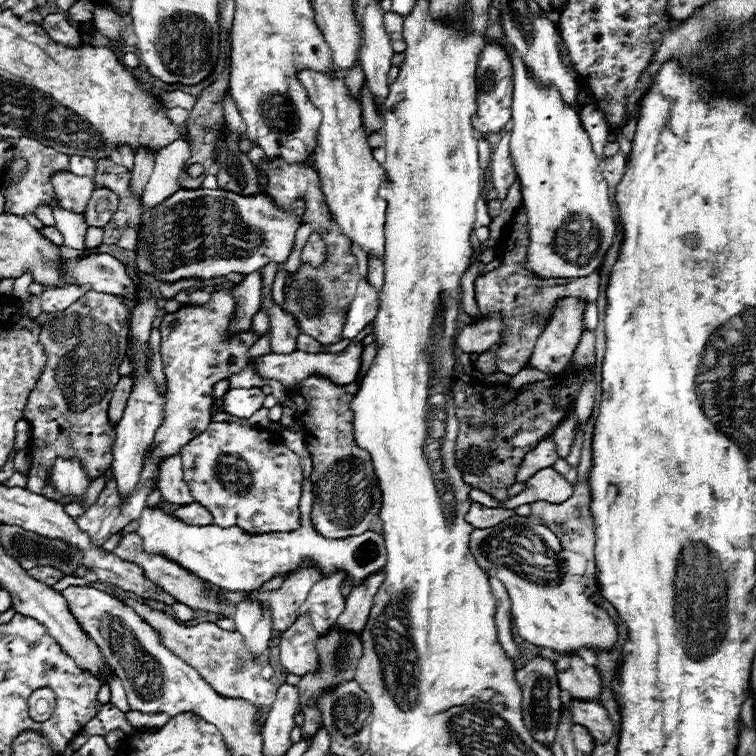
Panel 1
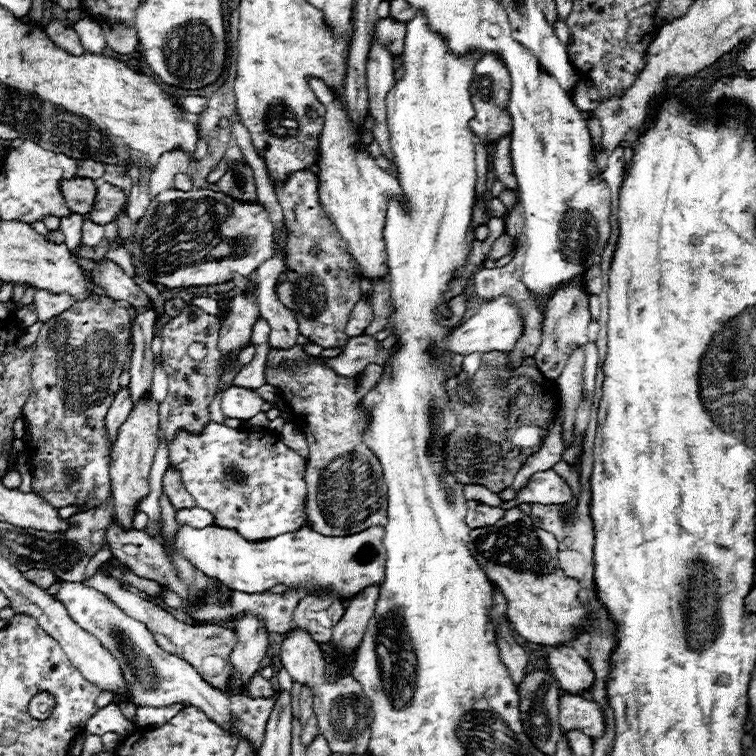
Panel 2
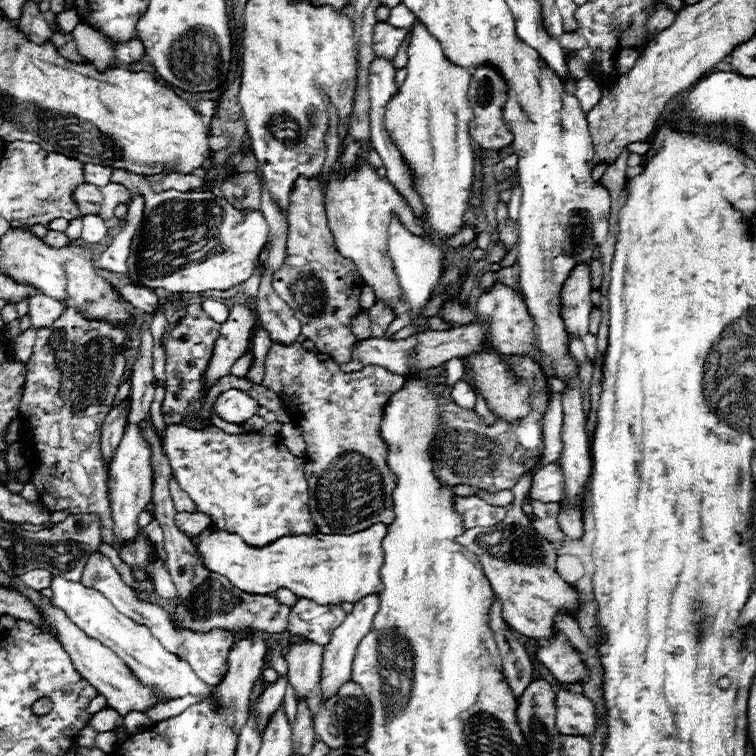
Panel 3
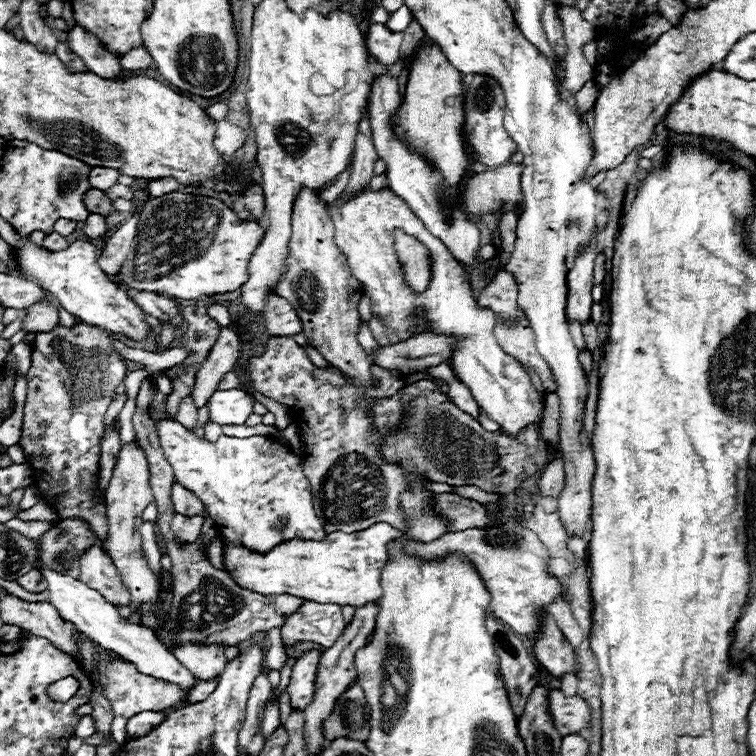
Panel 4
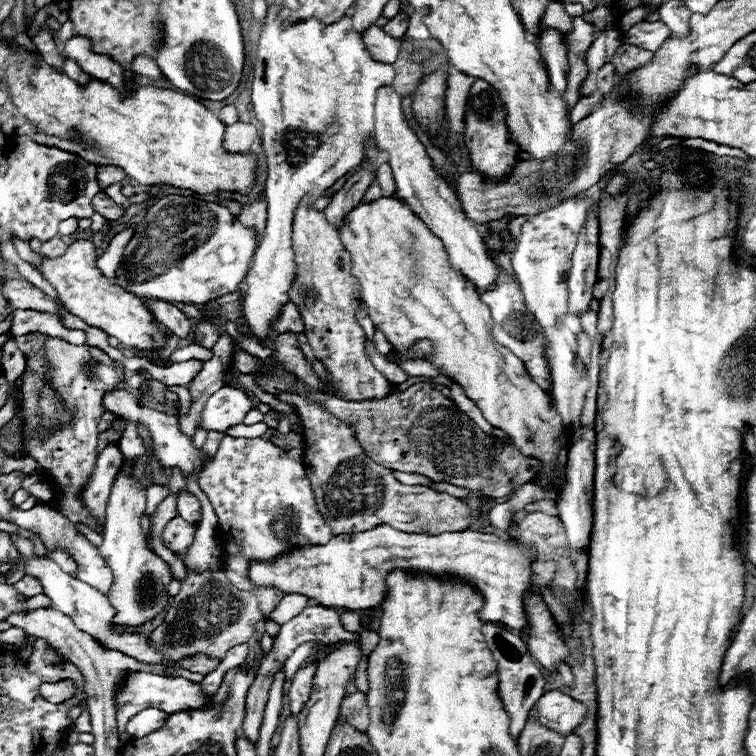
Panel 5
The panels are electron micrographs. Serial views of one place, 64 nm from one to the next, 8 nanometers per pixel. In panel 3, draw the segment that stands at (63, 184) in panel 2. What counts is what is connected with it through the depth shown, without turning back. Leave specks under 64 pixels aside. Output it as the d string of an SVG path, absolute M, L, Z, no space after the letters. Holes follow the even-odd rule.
M80 184L80 186L74 190L72 200L74 200L76 206L80 208L80 212L82 212L84 216L88 216L88 214L98 214L100 202L102 202L102 194L100 194L100 188L94 186L94 184Z

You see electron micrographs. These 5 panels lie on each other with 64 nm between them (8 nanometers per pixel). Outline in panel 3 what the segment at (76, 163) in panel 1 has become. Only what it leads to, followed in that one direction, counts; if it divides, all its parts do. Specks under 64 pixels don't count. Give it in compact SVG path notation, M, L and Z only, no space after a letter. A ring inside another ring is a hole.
M84 164L84 180L102 188L110 182L110 168L100 164Z

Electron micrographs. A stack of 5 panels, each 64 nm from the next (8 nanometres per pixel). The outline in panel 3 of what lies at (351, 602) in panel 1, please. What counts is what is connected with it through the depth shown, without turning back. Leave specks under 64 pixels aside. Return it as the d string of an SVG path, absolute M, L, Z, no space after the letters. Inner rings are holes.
M368 594L362 600L358 600L352 608L352 612L344 618L344 622L334 630L330 642L324 646L324 656L322 656L322 678L320 678L320 686L322 686L322 696L328 698L332 694L336 694L336 690L348 682L352 678L352 660L356 656L356 648L360 644L360 640L370 632L372 626L372 618L378 612L378 604L380 604L380 596L378 594Z

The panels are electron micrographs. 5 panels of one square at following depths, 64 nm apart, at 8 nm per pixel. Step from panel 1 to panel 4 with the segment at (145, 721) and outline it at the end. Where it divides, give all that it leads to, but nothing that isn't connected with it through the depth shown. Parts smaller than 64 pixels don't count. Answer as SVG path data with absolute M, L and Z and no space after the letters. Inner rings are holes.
M208 680L208 682L206 682L206 686L204 686L204 682L196 684L196 688L192 688L192 690L190 690L190 694L188 694L186 702L184 702L184 704L178 704L178 706L176 706L176 708L172 708L172 710L180 710L180 708L184 708L184 706L188 706L188 704L196 704L196 702L206 700L206 698L214 692L214 688L216 688L216 680Z

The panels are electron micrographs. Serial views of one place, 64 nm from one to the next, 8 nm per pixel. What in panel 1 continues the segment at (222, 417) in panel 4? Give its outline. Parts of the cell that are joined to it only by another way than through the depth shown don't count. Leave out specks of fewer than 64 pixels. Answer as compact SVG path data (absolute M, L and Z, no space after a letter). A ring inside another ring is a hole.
M234 388L224 394L224 410L238 418L250 418L262 408L264 398L262 388Z

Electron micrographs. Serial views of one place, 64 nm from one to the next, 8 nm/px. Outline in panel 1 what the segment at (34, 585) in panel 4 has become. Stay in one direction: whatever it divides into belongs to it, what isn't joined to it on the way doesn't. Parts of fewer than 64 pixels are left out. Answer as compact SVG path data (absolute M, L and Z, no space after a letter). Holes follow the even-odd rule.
M36 566L36 568L30 568L28 574L30 574L30 576L36 576L36 580L44 580L44 584L48 584L48 586L54 586L54 584L64 576L64 574L62 574L58 568L54 568L54 566Z

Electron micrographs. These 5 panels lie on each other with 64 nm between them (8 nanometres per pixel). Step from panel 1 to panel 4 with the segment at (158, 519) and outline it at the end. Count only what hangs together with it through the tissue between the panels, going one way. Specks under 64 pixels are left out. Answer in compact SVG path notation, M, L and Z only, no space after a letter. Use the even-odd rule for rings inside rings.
M386 522L374 524L362 532L332 532L322 540L288 540L280 542L272 550L260 554L244 546L234 546L226 538L216 536L206 548L208 560L216 570L228 572L232 580L244 588L264 596L292 594L318 604L360 606L376 602L382 596L380 572L388 560L386 542L402 536L400 530Z

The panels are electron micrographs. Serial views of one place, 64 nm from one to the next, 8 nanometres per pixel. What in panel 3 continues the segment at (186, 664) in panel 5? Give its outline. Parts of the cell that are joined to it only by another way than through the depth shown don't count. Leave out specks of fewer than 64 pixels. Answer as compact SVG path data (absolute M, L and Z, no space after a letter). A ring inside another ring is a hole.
M94 552L92 558L88 560L86 568L84 568L84 574L82 574L82 584L88 586L88 588L96 588L98 592L102 592L104 596L108 596L108 600L116 606L118 612L122 612L124 616L136 620L138 624L144 624L152 630L152 636L156 636L156 640L160 640L160 644L180 656L182 660L188 660L188 664L192 666L192 670L210 686L218 686L224 678L224 674L228 672L228 652L232 650L232 644L234 644L234 636L230 632L224 632L224 630L210 630L210 632L194 632L194 630L188 630L188 628L176 628L170 614L160 608L158 604L152 604L152 602L146 602L146 600L140 600L134 592L134 588L126 586L120 578L120 574L116 572L116 568L110 564L110 560L106 556L102 556L100 552Z

